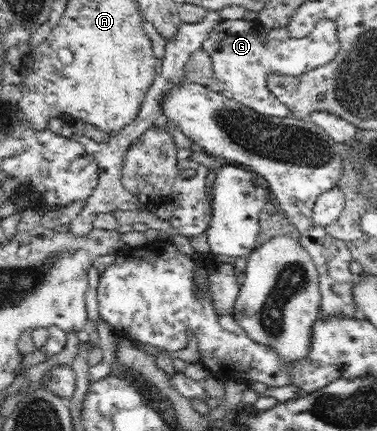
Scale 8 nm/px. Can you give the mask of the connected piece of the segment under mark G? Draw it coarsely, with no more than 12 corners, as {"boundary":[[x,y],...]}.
{"boundary":[[222,20],[201,49],[209,88],[282,118],[269,75],[299,77],[338,55],[336,24],[303,38]]}

